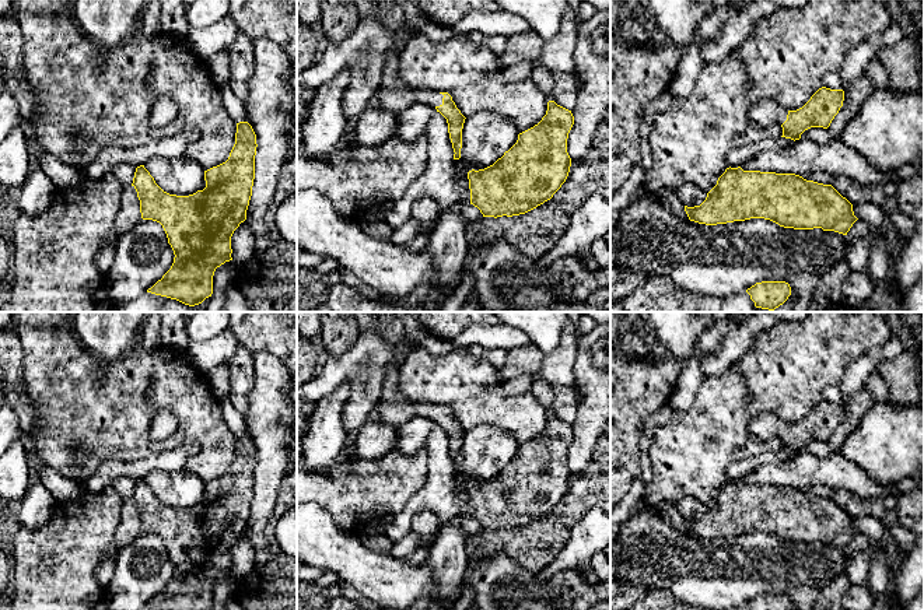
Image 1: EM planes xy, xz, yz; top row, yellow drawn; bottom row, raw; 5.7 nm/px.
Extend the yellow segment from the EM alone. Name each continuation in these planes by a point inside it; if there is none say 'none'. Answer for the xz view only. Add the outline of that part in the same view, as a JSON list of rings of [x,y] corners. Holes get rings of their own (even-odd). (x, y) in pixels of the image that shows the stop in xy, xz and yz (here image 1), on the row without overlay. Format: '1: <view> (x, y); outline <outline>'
1: xz (394, 409); outline [[[386,367],[381,397],[374,414],[379,421],[396,428],[416,416],[423,416],[434,421],[440,420],[442,418],[442,411],[444,409],[437,404],[414,404],[410,402],[398,386],[396,367]]]

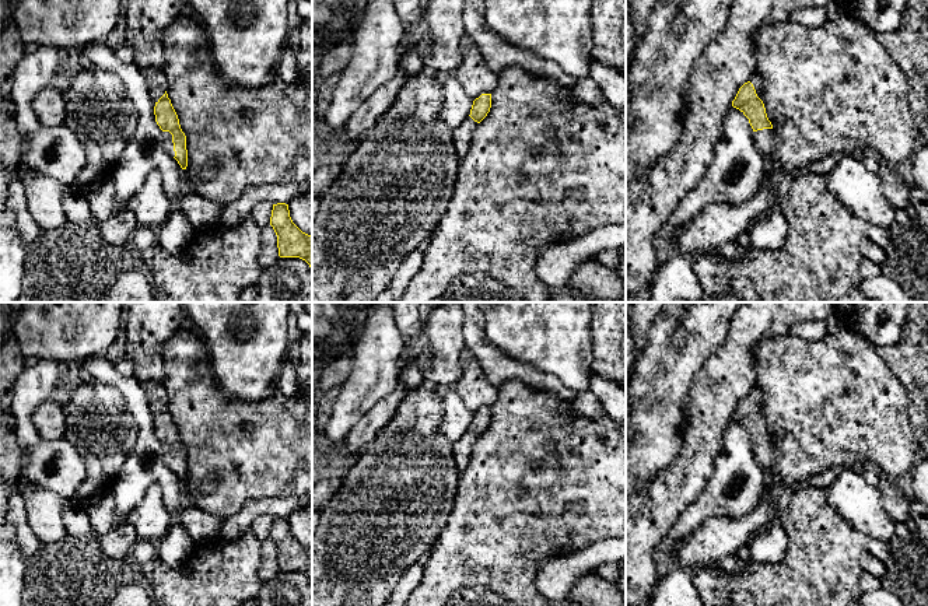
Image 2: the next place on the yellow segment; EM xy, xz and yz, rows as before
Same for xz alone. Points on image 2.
1: xz (462, 448); outline [[[467,430],[459,441],[452,444],[455,466],[459,476],[463,473],[463,470],[469,463],[472,448],[477,441],[477,438],[479,438],[477,435],[474,435],[470,430]]]

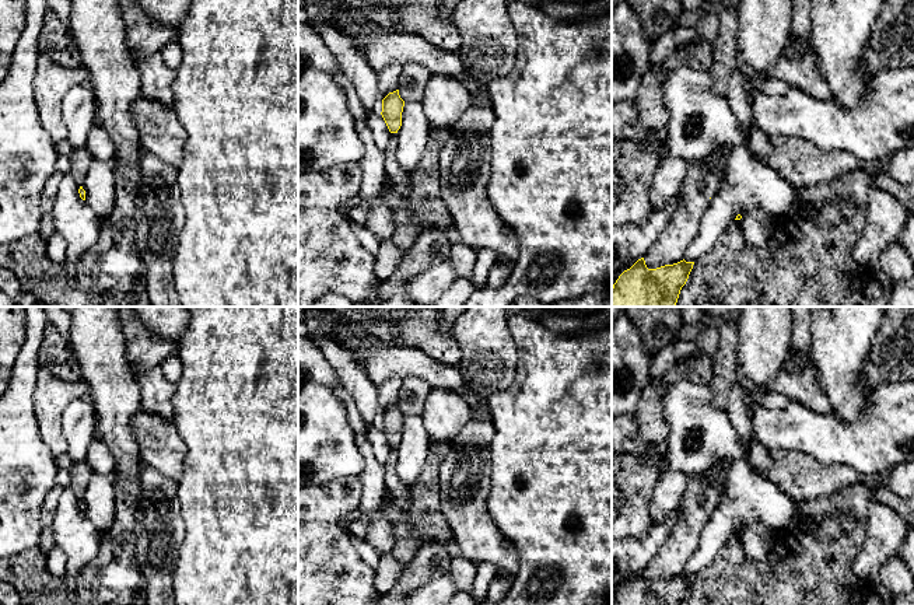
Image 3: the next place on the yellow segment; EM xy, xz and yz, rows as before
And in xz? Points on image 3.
1: xz (398, 489); outline [[[391,447],[391,454],[385,462],[385,486],[392,496],[392,503],[399,513],[407,510],[410,487],[399,478],[396,472],[396,447]]]

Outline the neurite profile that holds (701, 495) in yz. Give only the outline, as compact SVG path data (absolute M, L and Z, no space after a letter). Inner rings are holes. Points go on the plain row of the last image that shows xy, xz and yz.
M711 471L687 475L687 486L680 501L680 515L662 548L644 570L648 583L673 578L684 573L686 564L697 550L701 531L710 513L718 506L724 483L710 479Z

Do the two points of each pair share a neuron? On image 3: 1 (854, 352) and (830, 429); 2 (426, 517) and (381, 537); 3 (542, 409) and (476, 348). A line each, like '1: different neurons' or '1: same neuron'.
1: different neurons
2: different neurons
3: different neurons

